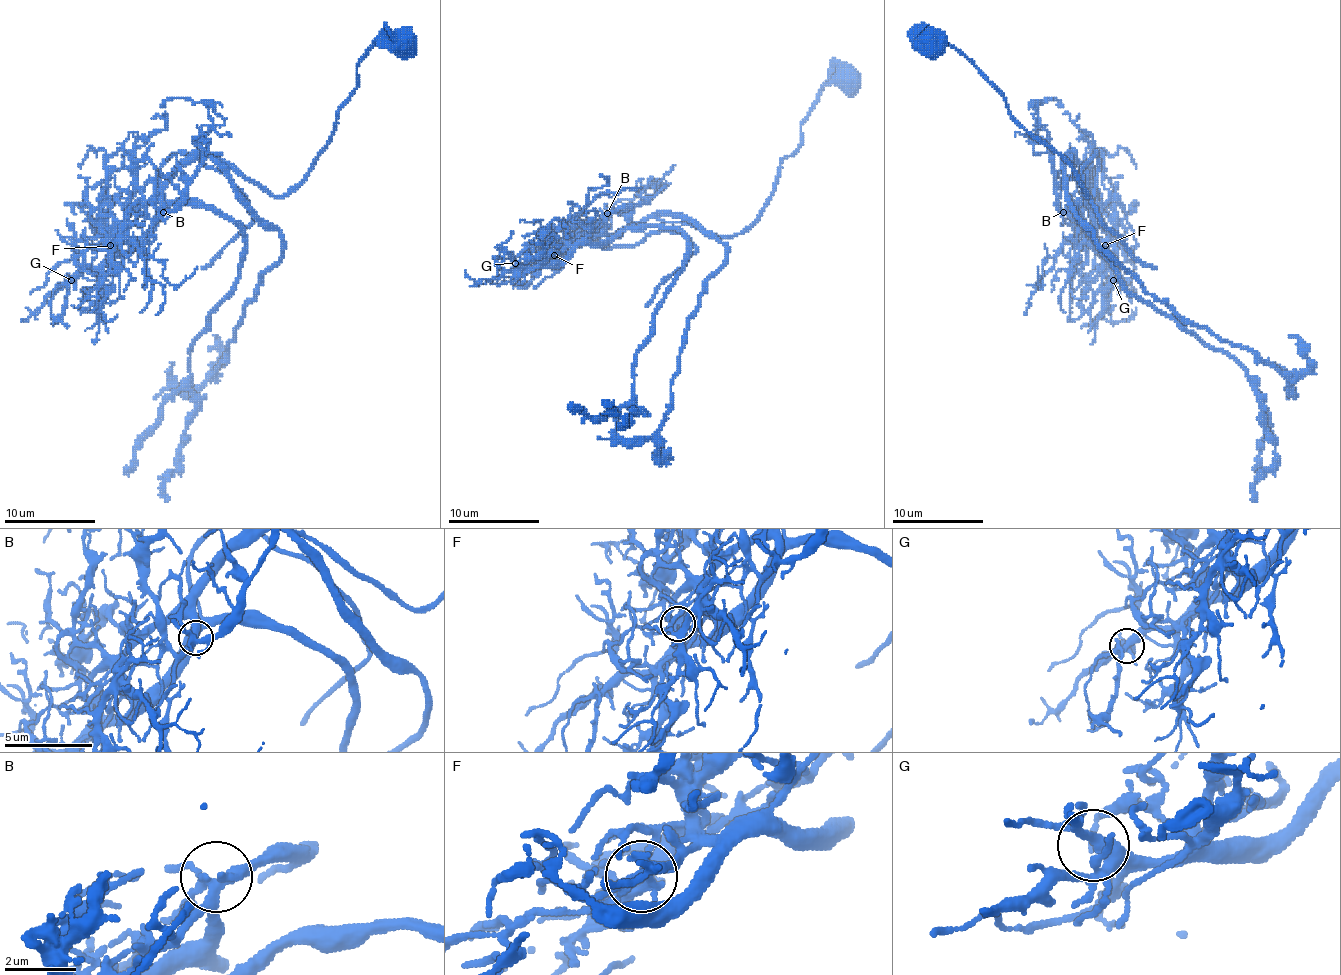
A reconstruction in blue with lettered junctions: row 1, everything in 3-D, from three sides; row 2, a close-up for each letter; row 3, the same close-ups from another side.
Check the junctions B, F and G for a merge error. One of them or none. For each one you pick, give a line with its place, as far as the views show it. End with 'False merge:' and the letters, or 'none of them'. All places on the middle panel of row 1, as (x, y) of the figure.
F: Place: (554, 255)
False merge: F

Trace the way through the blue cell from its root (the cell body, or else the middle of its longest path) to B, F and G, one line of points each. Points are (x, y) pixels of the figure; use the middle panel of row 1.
B: (588, 233), (607, 213)
F: (588, 233), (584, 231), (575, 240), (563, 240), (554, 254)
G: (588, 233), (584, 231), (563, 249), (531, 268), (520, 268), (515, 263)

